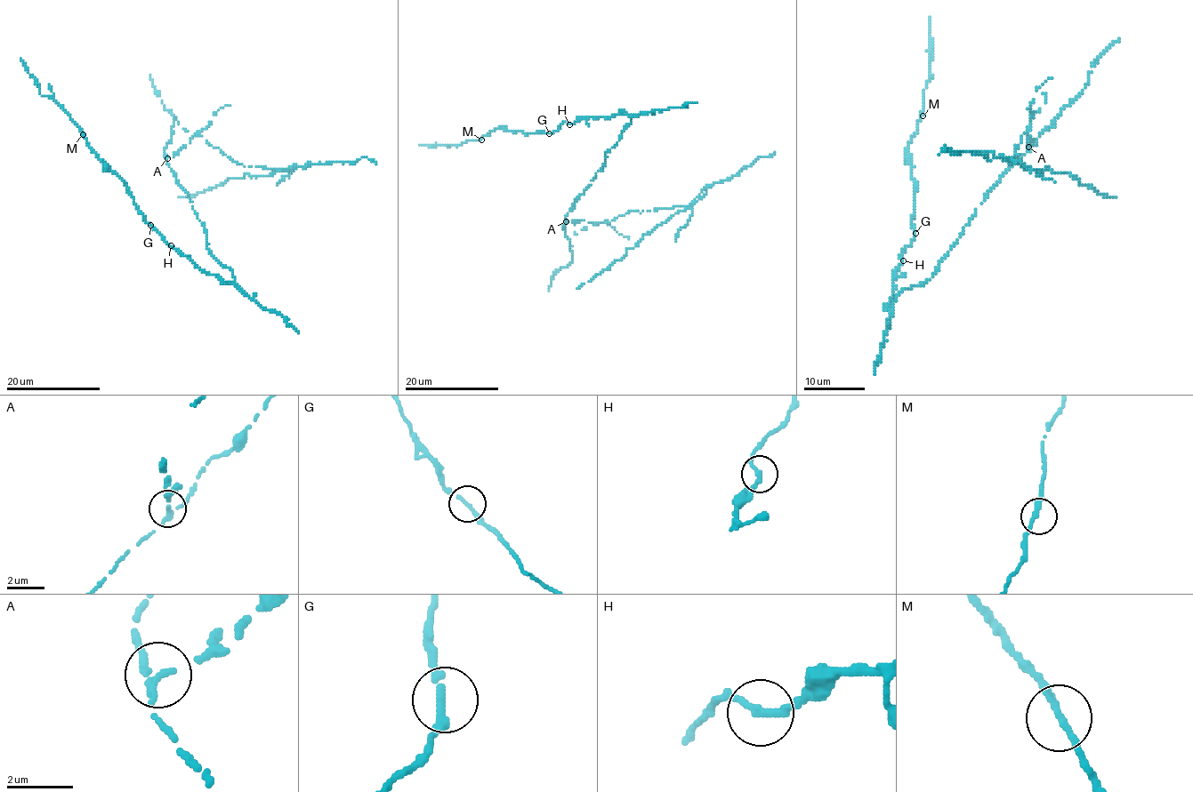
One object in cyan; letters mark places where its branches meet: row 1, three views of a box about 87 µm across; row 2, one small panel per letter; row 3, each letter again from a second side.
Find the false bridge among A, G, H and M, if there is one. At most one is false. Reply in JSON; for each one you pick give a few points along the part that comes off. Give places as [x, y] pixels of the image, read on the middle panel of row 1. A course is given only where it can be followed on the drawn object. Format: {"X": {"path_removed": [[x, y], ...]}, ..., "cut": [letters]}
{"A": {"path_removed": [[566, 220], [598, 222], [596, 226], [631, 212], [684, 209], [644, 235], [618, 260], [577, 289]]}, "cut": ["A"]}

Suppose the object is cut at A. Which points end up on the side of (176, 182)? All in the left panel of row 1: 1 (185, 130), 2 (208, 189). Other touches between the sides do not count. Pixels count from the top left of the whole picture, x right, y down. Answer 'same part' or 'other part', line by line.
1: other part
2: other part

